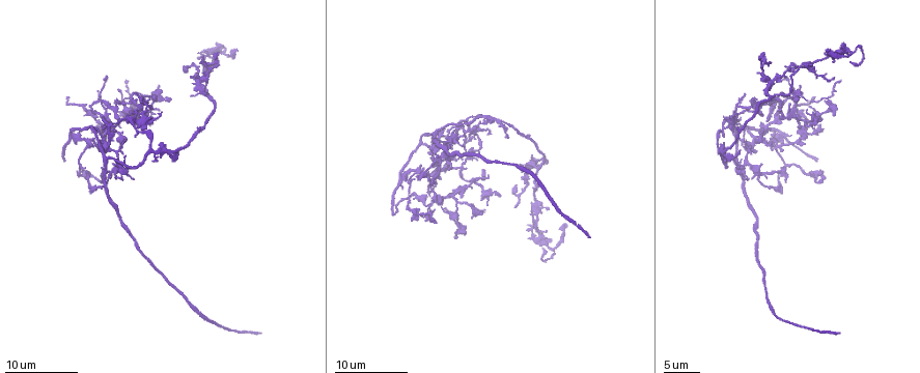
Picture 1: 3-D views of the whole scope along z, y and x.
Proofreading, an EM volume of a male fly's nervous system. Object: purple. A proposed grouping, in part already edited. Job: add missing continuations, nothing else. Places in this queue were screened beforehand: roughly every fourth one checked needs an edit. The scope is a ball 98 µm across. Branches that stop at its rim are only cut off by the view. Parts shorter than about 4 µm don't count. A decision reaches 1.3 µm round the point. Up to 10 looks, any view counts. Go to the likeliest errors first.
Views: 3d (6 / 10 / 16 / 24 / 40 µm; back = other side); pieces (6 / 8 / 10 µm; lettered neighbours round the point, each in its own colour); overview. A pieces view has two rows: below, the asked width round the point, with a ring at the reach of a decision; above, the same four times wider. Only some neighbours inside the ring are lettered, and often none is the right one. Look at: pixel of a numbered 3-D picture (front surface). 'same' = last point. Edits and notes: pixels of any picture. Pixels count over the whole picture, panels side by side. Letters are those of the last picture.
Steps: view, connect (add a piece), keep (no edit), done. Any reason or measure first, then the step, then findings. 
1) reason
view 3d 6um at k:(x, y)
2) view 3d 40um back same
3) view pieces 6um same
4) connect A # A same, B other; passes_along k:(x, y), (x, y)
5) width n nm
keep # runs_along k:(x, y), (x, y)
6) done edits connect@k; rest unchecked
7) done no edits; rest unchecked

view pieces 8um at 1:(262, 332)

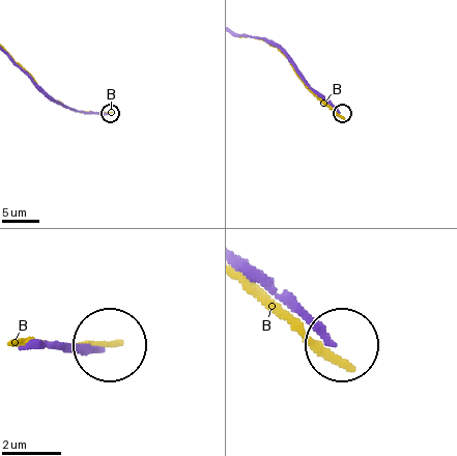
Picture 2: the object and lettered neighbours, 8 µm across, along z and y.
width 220 nm
keep # B other; runs_along 2:(249, 260), (336, 344); no lettered piece goes on from it

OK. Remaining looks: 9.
view pieces 8um at 1:(542, 249)

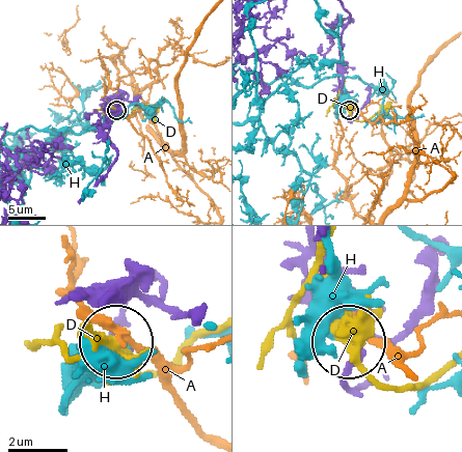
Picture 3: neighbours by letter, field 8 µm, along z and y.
width 220 nm
keep # A other, D other, H other; no lettered piece goes on from it

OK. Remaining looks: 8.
free end
view pieces 6um at 1:(64, 161)

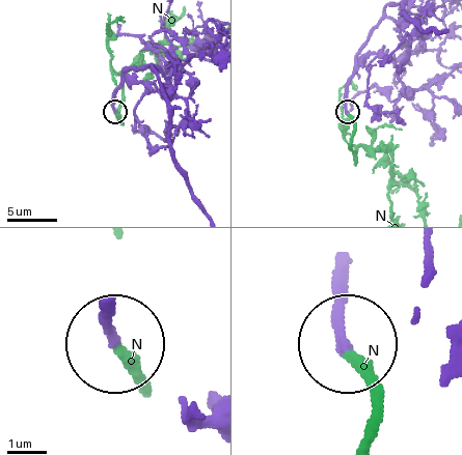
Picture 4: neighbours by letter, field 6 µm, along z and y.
connect N # N same; the neuron continues

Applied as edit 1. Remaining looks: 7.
view overview

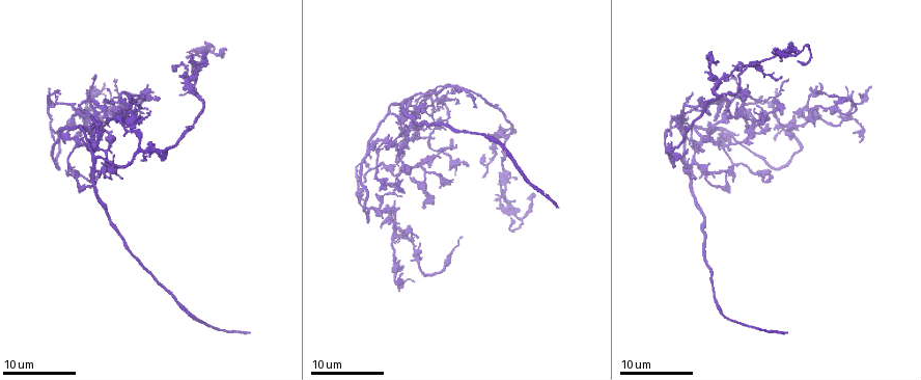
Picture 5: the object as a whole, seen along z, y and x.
thin end
view pieces 8um at 5:(147, 110)

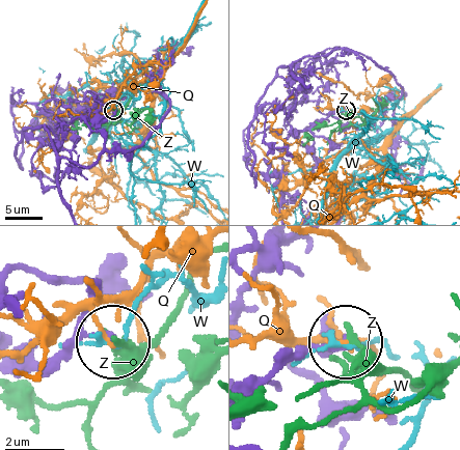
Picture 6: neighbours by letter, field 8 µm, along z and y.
keep # Q other, W other, Z other; no lettered piece goes on from it

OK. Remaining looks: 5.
an open end
view pieces 10um at 5:(92, 118)

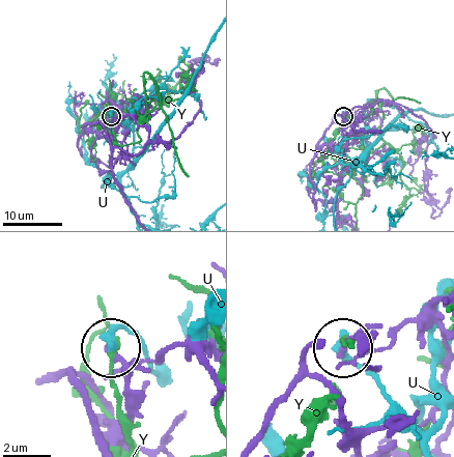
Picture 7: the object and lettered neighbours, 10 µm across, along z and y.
keep # U other, Y other; no lettered piece goes on from it

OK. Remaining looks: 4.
done edits connect@4; rest unchecked

